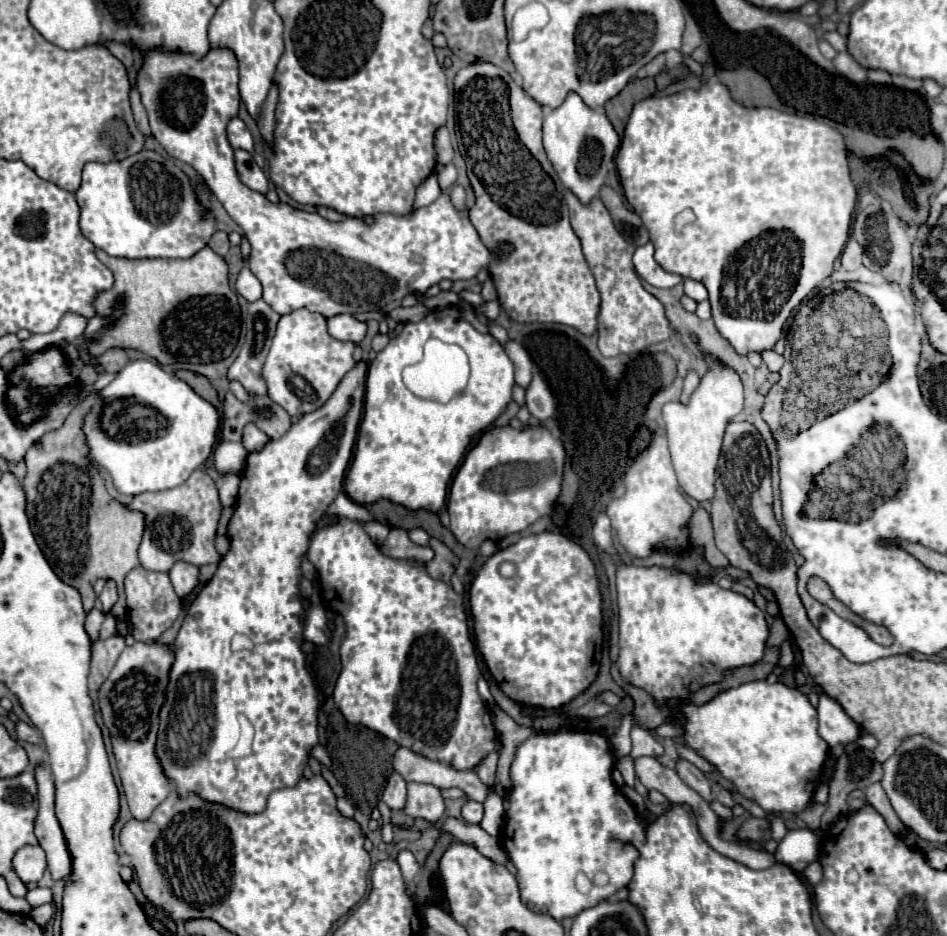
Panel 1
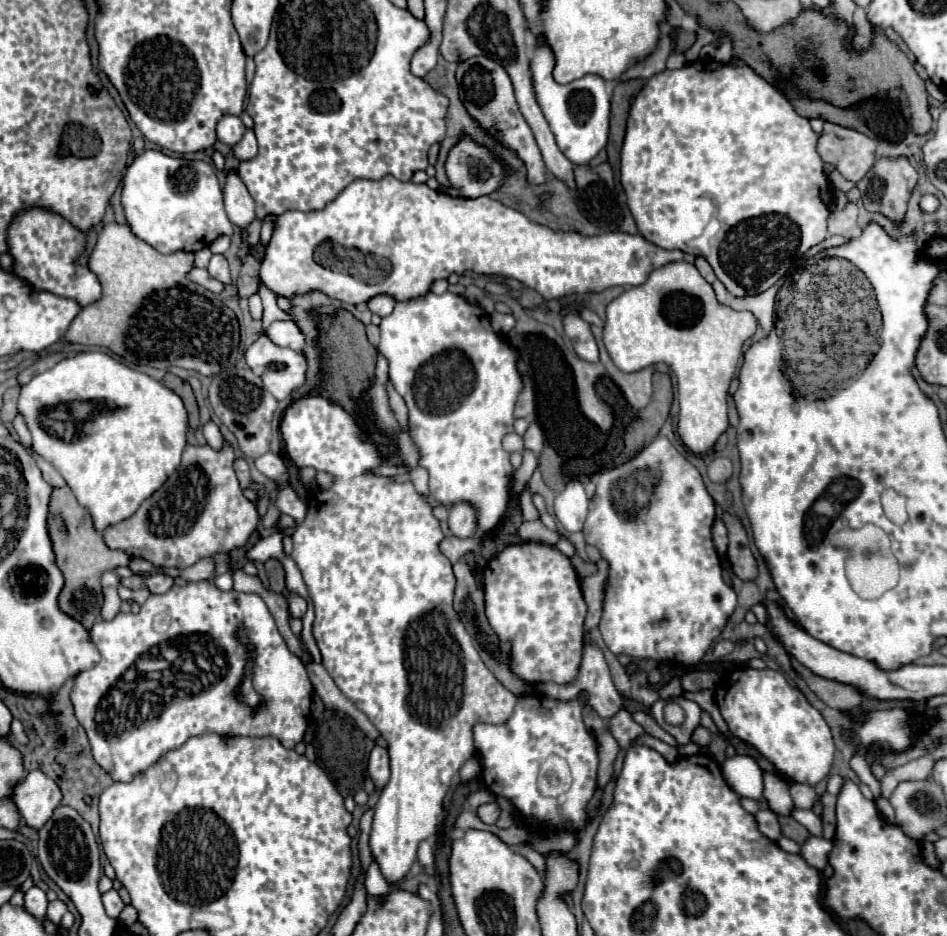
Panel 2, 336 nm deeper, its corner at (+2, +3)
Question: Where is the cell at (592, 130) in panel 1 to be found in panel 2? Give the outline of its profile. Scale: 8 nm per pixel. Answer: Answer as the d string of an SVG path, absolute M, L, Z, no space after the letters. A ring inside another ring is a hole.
M536 41L532 57L532 79L538 103L544 111L546 121L550 123L550 129L556 137L560 151L574 165L588 165L606 147L608 141L608 121L610 121L611 96L615 82L602 81L600 77L586 75L568 85L558 85L552 79L552 67L554 67L552 51L544 43Z

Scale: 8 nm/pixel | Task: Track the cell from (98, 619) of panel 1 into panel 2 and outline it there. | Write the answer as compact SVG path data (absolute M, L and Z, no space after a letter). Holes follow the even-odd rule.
M212 581L188 583L186 587L174 585L164 595L150 595L136 615L118 613L112 621L98 621L90 633L102 659L96 667L76 675L70 699L78 721L88 733L96 763L114 781L132 781L136 773L144 773L144 769L152 767L164 753L184 745L188 737L200 737L204 733L276 737L286 749L294 749L306 733L312 683L302 661L288 651L272 613L258 593L220 591ZM238 627L244 627L256 647L252 681L254 689L266 697L266 707L258 709L254 717L250 709L234 697L234 689L244 675L246 659L244 647L234 637Z

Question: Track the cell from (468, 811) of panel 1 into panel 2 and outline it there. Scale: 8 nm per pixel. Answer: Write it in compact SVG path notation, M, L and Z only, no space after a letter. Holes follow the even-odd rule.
M484 803L484 805L480 805L480 807L476 809L476 815L478 815L484 823L492 825L492 823L496 823L496 819L498 819L498 815L500 815L500 809L498 809L496 803Z

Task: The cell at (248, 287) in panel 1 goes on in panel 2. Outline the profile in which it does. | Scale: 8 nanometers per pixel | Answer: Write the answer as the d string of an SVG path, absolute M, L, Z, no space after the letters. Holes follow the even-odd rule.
M214 255L214 257L210 259L208 271L210 271L210 275L212 275L214 279L218 279L218 281L222 281L222 283L226 283L226 285L232 283L232 279L230 279L230 269L228 269L228 261L224 259L224 255Z

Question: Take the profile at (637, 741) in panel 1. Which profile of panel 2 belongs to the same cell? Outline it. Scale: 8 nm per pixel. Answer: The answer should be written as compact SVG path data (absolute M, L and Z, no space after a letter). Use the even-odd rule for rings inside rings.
M596 645L584 647L580 675L574 683L568 683L568 685L540 683L536 687L536 691L544 697L556 697L560 701L576 699L576 695L580 695L580 691L586 691L588 705L592 705L594 711L606 721L608 721L608 717L612 717L612 713L618 713L620 709L624 709L624 701L612 683L604 655Z

